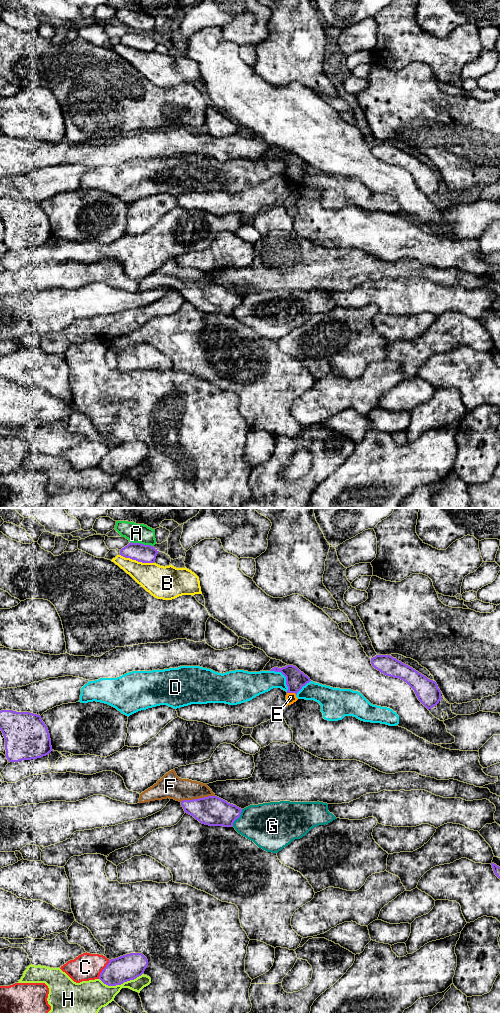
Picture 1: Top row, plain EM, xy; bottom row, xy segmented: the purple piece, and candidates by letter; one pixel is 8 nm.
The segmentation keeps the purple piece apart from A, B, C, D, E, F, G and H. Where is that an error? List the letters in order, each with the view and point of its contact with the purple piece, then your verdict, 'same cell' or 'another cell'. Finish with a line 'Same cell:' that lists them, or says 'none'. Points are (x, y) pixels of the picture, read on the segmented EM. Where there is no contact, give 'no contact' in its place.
A: contact xy (140, 543); another cell
B: contact xy (137, 560); another cell
C: contact xy (103, 969); another cell
D: contact xy (285, 676); another cell
E: contact xy (292, 692); another cell
F: contact xy (197, 799); same cell
G: contact xy (238, 817); another cell
H: contact xy (120, 984); another cell
Same cell: F

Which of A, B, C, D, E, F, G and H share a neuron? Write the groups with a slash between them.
A / B / C / D E / F / G / H

